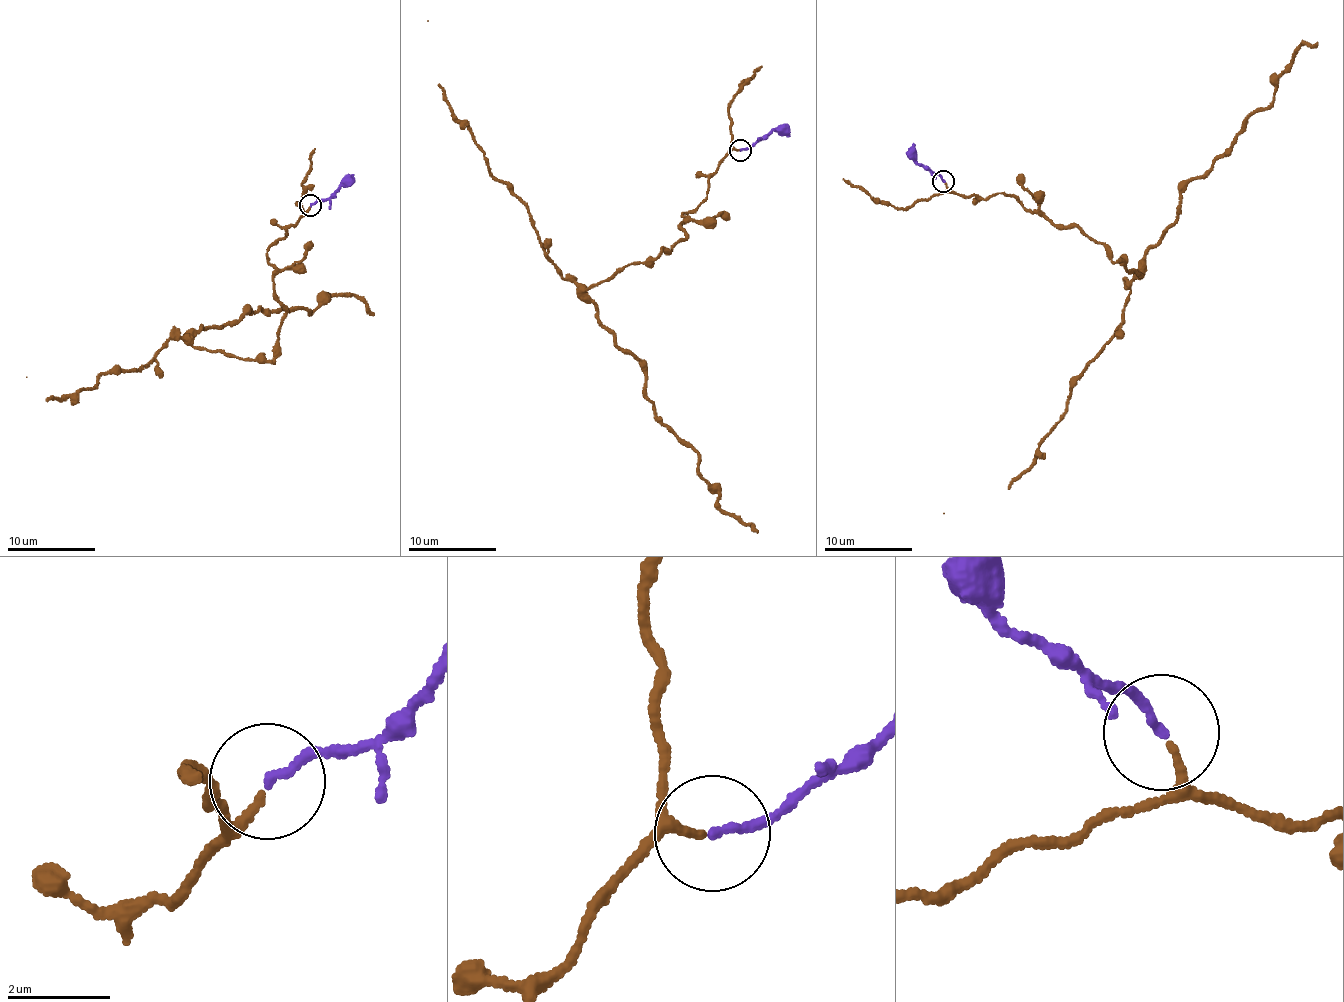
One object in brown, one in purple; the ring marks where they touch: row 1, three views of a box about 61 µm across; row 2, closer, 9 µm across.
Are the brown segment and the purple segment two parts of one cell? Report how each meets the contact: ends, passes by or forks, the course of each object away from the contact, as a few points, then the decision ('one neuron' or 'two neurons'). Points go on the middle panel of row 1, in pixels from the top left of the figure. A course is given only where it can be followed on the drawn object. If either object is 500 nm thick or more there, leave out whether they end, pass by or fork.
brown passes by; purple ends; course brown (738, 151), (684, 213), (686, 240), (585, 289), (725, 512), (758, 530); course purple (740, 149), (755, 144), (771, 132), (789, 136); one neuron

